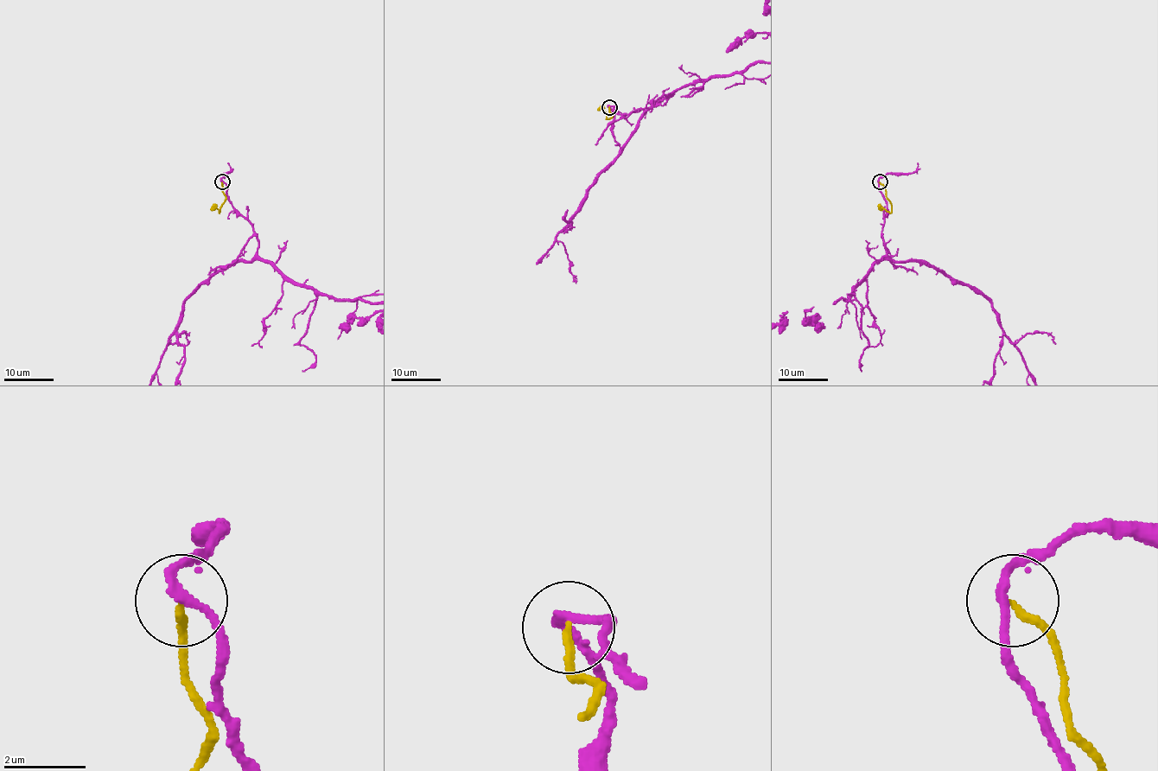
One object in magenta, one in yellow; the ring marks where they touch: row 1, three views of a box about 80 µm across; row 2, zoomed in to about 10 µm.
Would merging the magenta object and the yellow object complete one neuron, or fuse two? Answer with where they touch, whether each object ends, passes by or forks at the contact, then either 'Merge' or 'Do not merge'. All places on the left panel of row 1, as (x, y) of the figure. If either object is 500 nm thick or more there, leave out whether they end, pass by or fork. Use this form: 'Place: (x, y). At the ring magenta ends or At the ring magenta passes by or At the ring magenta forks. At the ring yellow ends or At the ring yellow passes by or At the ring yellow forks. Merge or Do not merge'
Place: (222, 181). At the ring magenta passes by. At the ring yellow ends. Do not merge

